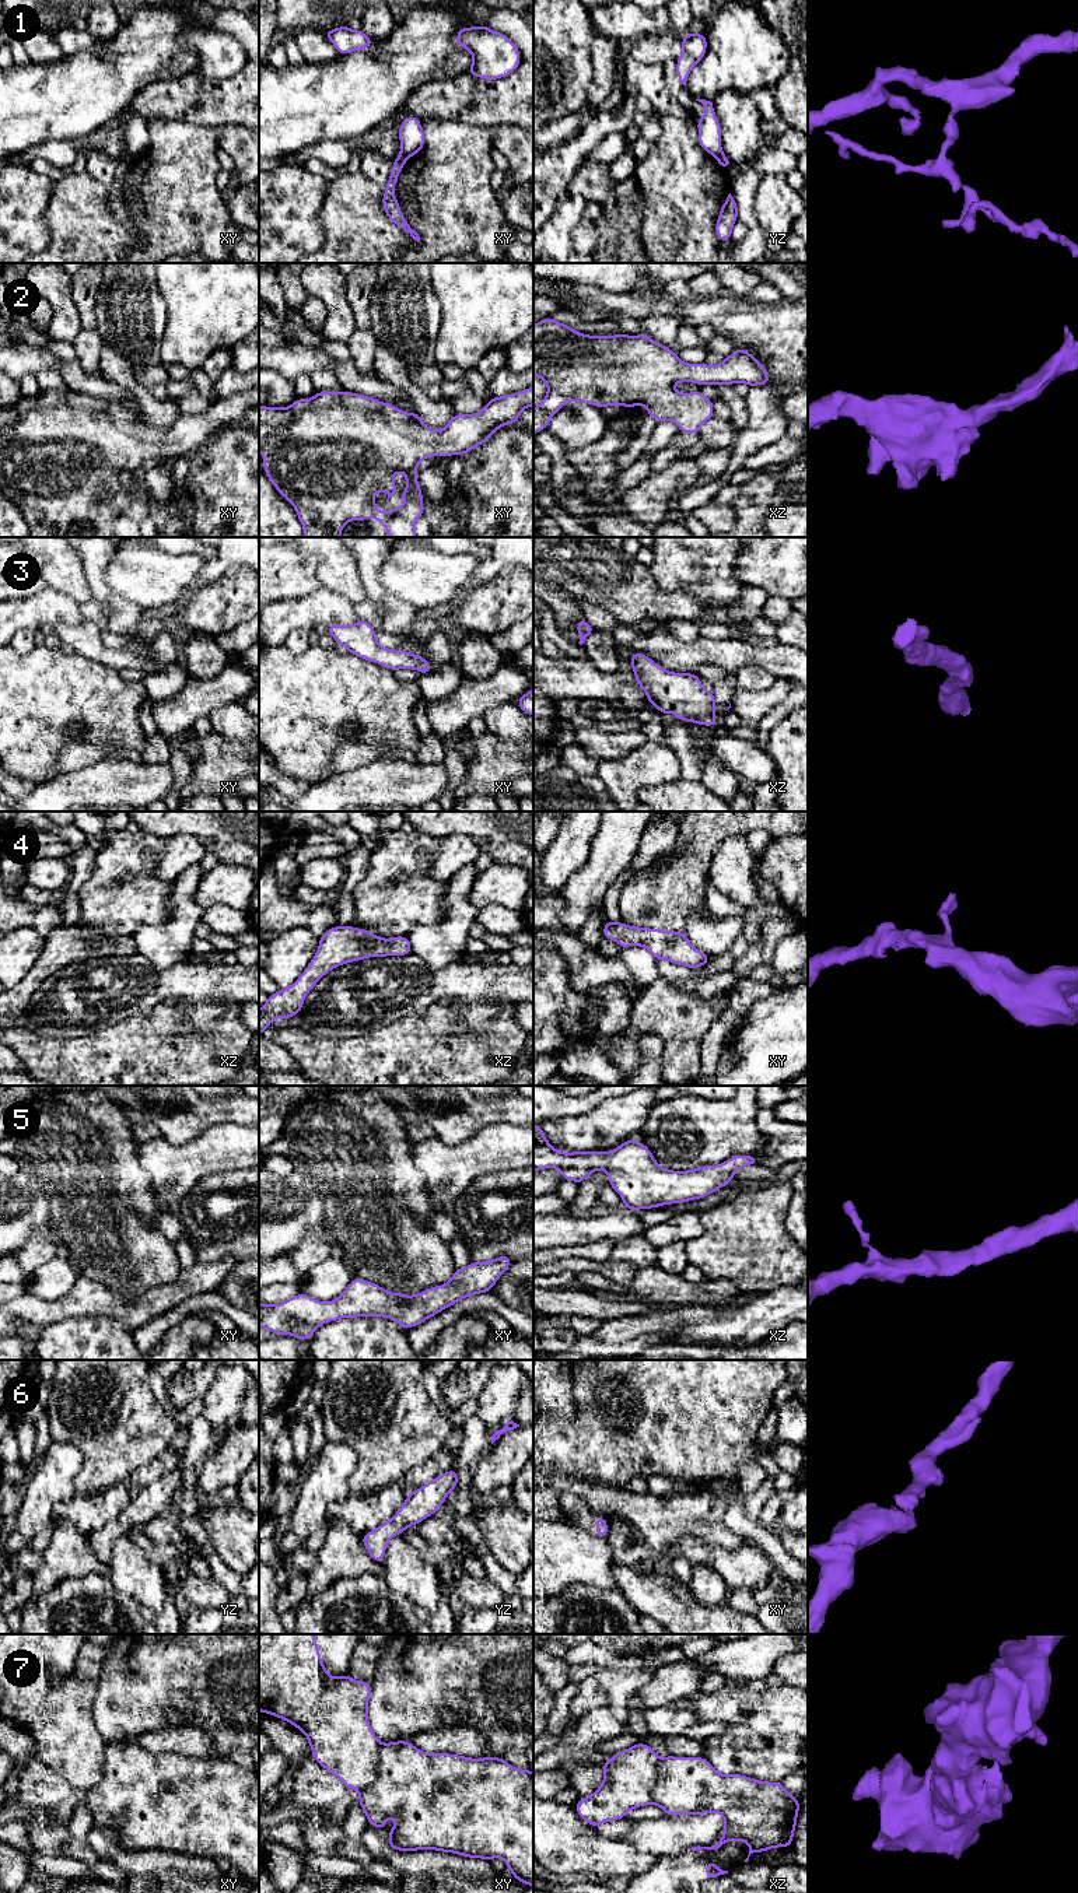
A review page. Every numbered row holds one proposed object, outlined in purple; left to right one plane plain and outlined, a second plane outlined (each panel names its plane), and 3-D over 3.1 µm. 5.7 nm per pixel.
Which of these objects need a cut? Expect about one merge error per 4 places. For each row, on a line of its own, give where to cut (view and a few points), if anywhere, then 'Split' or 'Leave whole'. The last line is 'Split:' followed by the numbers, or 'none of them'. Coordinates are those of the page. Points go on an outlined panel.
1: Split along xy (401, 151), (408, 156). Split
2: No split. Leave whole
3: No split. Leave whole
4: No split. Leave whole
5: No split. Leave whole
6: No split. Leave whole
7: Split along xy (382, 1743), (378, 1752), (378, 1776), (371, 1784), (359, 1791). Split
Split: 1, 7

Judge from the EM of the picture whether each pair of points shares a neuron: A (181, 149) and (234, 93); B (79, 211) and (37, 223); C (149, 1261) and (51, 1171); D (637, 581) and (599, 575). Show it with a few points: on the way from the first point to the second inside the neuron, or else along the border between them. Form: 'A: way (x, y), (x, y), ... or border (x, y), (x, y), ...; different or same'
A: border (170, 119), (184, 119), (214, 129); different
B: border (53, 188), (46, 209), (51, 232), (46, 248); different
C: way (125, 1240), (74, 1195); same
D: way (627, 581), (609, 579); same

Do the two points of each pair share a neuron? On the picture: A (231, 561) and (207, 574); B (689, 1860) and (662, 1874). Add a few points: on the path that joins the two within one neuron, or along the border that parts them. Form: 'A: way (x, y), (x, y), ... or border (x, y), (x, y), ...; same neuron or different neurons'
A: way (226, 561), (213, 570); same neuron
B: way (682, 1867), (678, 1871), (669, 1871); same neuron

